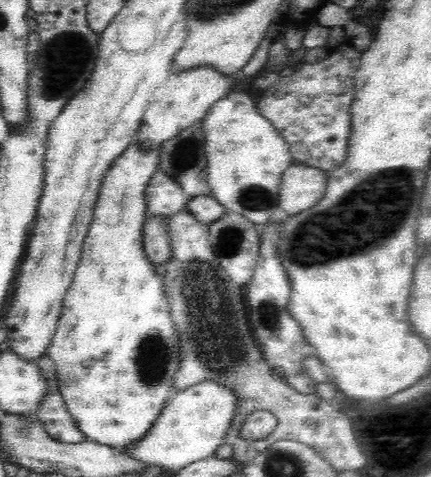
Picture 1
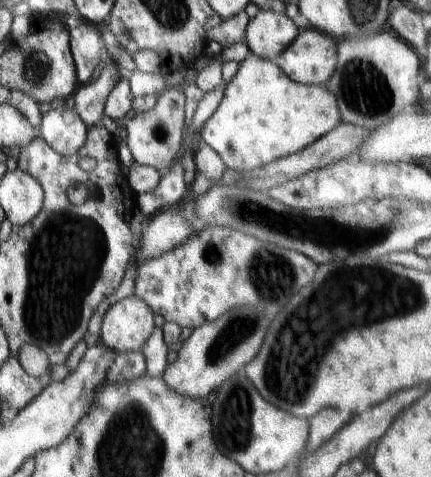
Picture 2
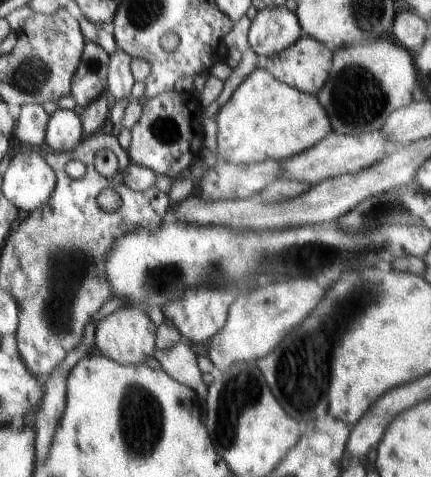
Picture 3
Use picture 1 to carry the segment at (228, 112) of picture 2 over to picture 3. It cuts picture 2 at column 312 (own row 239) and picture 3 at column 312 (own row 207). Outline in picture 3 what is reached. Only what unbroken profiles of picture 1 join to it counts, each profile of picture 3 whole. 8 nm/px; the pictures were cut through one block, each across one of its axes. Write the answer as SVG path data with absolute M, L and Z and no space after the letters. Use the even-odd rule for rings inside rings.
M259 68L253 70L231 94L227 104L219 108L215 122L219 160L241 166L287 160L309 150L331 132L331 124L315 96L291 88Z

